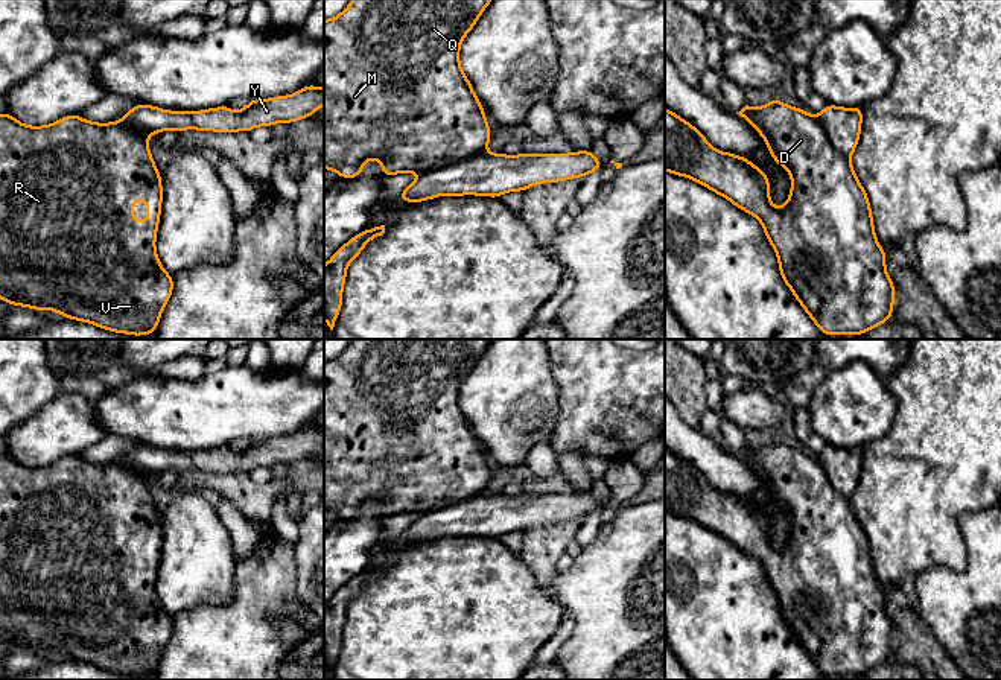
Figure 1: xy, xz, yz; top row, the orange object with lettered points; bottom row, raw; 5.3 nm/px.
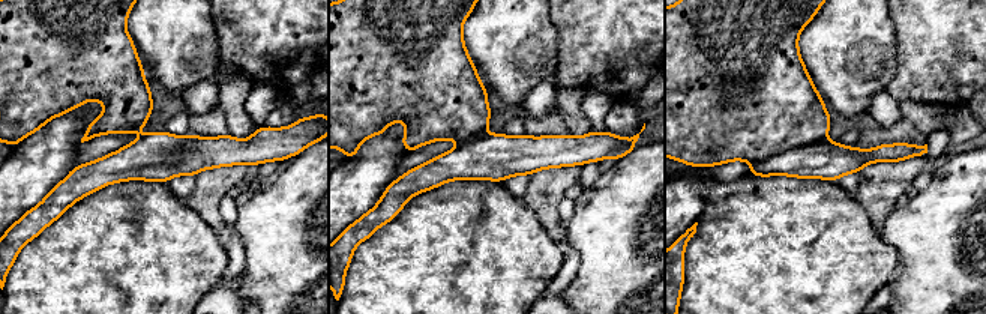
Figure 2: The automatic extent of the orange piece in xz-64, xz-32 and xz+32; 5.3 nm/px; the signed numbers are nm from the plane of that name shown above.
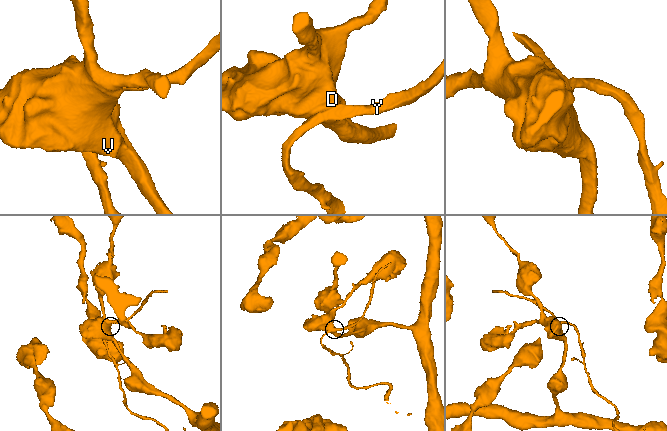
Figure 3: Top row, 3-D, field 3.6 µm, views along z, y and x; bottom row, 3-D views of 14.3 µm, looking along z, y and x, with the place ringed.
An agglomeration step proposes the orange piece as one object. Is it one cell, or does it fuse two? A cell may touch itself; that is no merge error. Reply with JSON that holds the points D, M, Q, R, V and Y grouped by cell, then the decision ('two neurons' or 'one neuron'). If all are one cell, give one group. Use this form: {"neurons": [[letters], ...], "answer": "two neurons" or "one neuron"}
{"neurons": [["D", "M", "Q", "R", "V"], ["Y"]], "answer": "two neurons"}

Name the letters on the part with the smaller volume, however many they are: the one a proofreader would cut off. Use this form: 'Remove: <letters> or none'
Remove: Y

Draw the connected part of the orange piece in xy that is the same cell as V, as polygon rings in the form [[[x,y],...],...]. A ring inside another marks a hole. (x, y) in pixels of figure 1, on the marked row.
[[[2,113],[0,298],[37,312],[50,309],[116,333],[155,333],[173,291],[173,277],[163,269],[155,251],[161,201],[161,173],[148,148],[148,137],[126,123],[94,123],[73,114],[52,125],[27,126]],[[135,199],[148,202],[143,225],[132,216]]]

